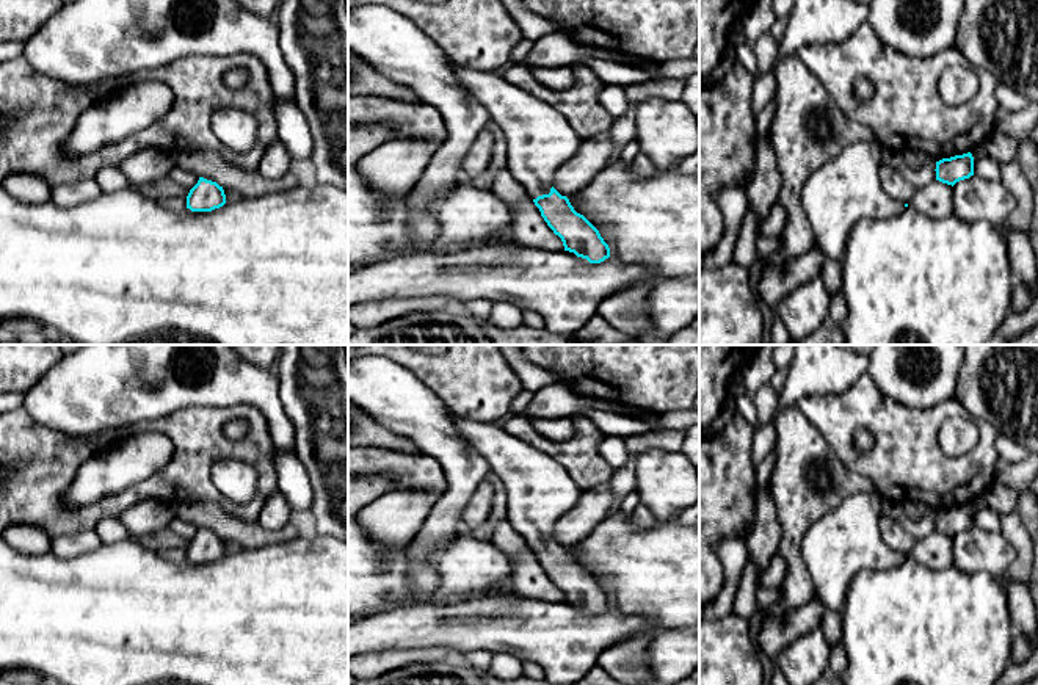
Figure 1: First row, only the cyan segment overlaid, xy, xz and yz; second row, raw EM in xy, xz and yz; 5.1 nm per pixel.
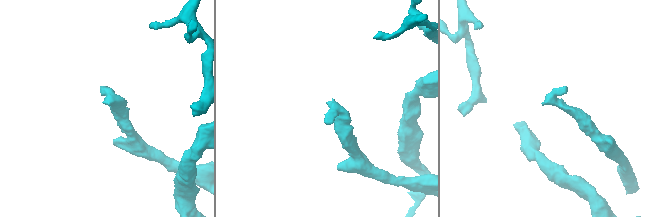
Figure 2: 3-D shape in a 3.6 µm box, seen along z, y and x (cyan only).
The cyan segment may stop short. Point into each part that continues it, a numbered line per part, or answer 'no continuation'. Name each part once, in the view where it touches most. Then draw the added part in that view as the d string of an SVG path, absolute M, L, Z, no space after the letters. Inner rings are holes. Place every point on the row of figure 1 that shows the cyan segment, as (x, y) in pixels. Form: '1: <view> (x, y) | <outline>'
1: xz (540, 140) | M452 63L461 86L483 105L491 124L497 125L506 143L506 169L527 190L530 201L549 194L555 172L579 150L582 138L564 116L544 100L506 82L500 72L480 72Z

